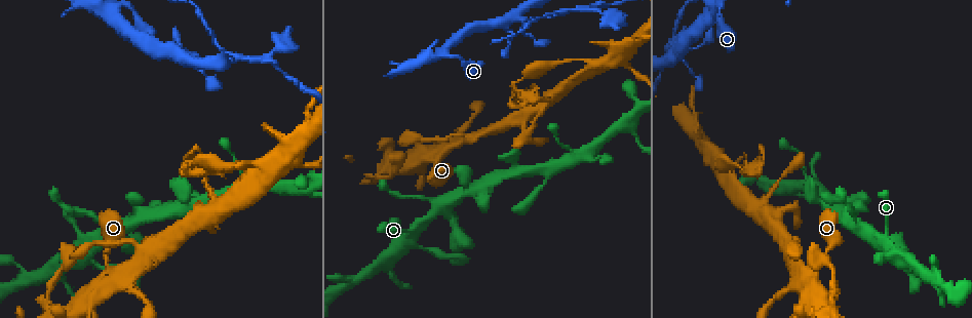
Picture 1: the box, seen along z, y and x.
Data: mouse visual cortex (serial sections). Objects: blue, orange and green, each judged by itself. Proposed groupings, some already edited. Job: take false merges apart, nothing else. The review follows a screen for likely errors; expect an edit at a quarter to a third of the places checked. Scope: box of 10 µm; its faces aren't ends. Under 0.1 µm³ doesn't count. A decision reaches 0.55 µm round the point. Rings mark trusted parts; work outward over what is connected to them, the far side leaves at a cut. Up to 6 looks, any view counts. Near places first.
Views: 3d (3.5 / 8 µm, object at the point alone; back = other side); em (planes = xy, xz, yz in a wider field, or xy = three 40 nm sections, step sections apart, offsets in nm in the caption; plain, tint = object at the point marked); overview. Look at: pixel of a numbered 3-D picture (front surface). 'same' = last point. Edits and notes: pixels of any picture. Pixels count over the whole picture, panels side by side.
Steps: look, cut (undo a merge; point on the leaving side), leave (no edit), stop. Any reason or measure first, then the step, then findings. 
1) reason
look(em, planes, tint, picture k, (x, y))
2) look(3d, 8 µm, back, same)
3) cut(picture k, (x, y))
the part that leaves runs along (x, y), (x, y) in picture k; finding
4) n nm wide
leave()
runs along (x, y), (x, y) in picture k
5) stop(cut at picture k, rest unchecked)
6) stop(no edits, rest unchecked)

sudden change in width
look(3d, 3.5 µm, picture 1, (440, 155))

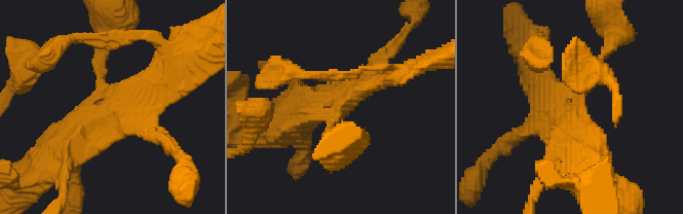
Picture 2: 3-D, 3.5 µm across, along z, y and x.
look(em, planes, tint, picture 2, (339, 108))

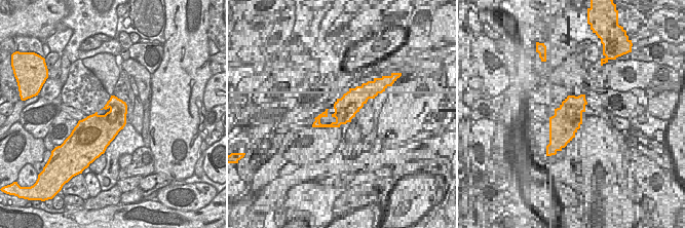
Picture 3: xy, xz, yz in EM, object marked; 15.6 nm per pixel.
cut it another way
look(em, xy, step 1, tint, same)

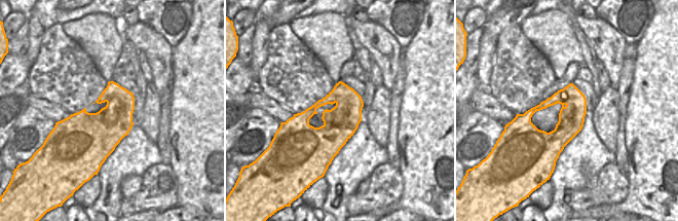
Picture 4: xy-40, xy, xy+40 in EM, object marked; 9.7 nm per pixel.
380 nm wide
leave()
runs along (334, 143), (340, 107), (391, 77) in picture 2; continuous, no second cell

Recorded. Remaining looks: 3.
narrows sharply
look(3d, 8 µm, picture 1, (266, 171))

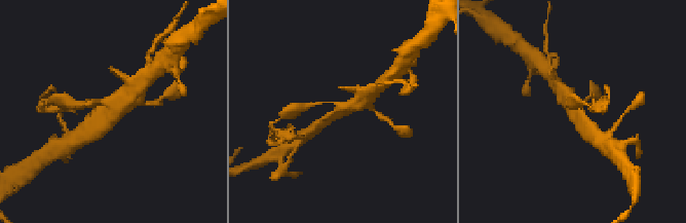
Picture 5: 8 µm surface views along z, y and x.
need the tissue
look(em, planes, tint, same)

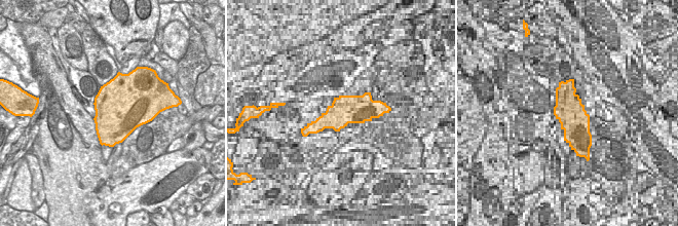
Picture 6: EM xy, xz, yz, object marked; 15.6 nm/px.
850 nm wide
leave()
runs along (94, 127), (135, 91) in picture 5; all the same cell

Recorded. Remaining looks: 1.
stop(no edits, rest unchecked)

